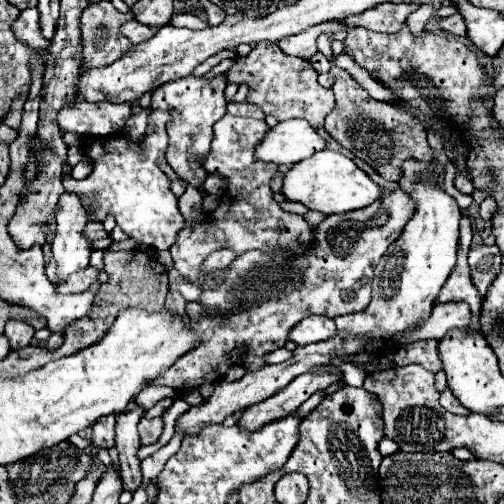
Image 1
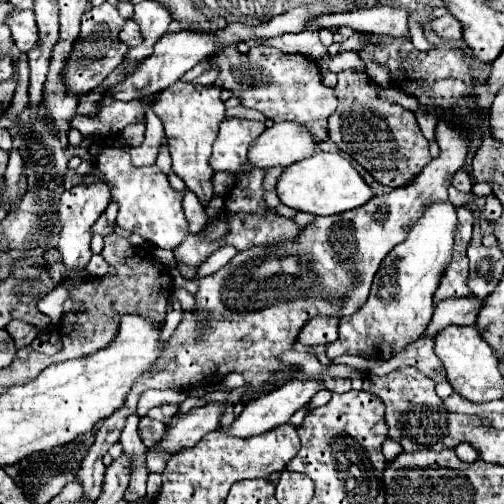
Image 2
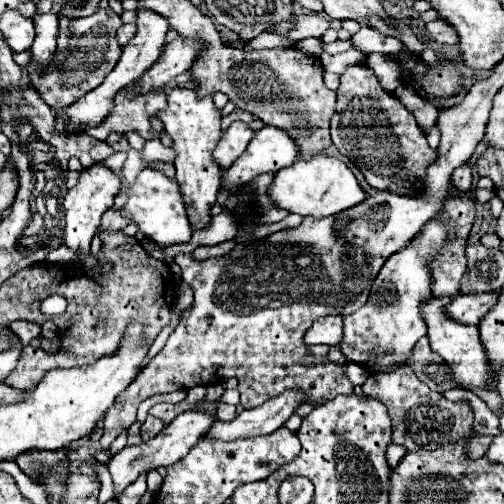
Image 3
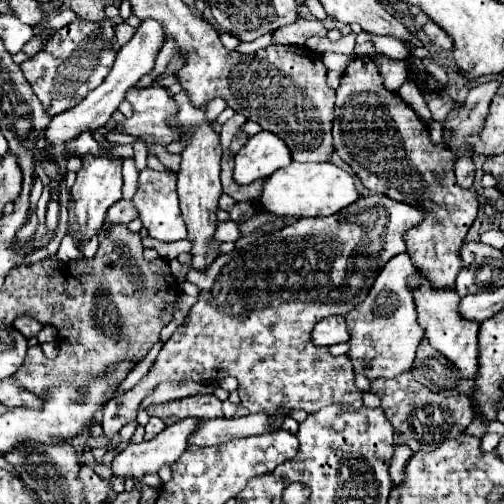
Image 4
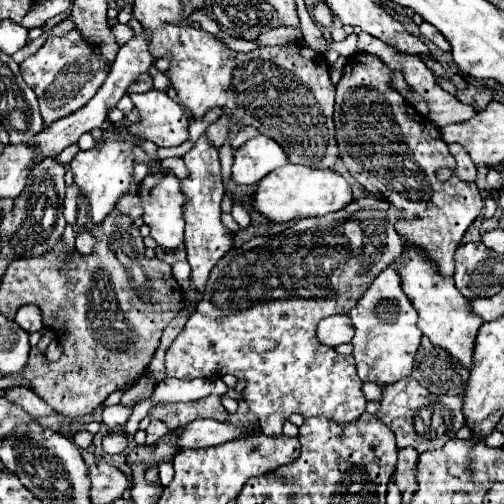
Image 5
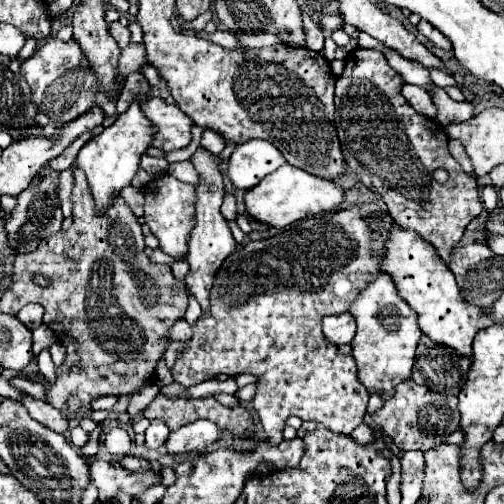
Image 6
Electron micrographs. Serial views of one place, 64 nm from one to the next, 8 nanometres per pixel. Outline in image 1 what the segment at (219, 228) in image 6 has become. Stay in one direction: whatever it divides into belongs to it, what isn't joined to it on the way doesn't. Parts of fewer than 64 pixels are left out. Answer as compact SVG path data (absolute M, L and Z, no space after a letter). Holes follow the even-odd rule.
M220 74L212 80L206 80L204 76L202 78L184 76L176 82L162 84L160 88L156 88L152 92L152 108L166 110L172 116L172 120L168 122L168 138L170 138L168 152L166 152L168 164L174 168L174 172L184 182L198 188L202 194L206 194L202 184L204 184L208 172L204 172L204 168L200 168L200 154L206 156L210 152L210 142L214 136L212 126L216 120L220 120L226 114L224 88L226 88L226 78L224 78L224 74Z

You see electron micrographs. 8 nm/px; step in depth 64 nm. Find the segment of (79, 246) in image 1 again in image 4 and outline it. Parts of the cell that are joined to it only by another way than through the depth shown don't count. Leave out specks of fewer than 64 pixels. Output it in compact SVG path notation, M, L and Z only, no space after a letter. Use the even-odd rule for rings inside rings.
M102 148L100 156L94 156L94 154L80 156L82 168L76 172L76 182L70 190L72 200L74 200L72 210L74 210L74 214L78 218L78 226L80 226L78 234L74 234L74 230L70 230L74 242L86 240L86 238L98 234L100 226L106 220L108 208L122 198L122 160L118 156L108 154L108 150L110 148Z

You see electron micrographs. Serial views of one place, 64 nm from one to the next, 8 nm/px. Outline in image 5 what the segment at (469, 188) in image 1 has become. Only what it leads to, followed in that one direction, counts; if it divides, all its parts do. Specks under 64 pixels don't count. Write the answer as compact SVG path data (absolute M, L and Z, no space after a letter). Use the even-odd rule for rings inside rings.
M450 144L450 154L454 156L454 160L458 164L456 166L456 176L464 182L474 182L476 180L476 166L470 160L468 152L460 144Z

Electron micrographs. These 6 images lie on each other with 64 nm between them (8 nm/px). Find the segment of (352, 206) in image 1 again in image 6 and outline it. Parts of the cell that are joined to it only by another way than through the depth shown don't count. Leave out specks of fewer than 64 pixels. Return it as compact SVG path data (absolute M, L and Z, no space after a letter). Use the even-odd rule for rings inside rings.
M284 164L276 172L268 174L258 186L248 190L244 194L244 204L250 218L274 228L284 228L306 216L316 216L328 212L330 208L336 208L342 202L342 198L344 198L344 190L338 182L328 182L300 168Z

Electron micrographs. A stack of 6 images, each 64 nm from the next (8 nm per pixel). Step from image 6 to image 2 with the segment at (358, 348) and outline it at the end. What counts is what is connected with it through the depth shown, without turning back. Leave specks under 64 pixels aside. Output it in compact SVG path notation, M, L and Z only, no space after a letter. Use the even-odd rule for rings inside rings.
M434 202L424 216L412 226L408 238L398 244L380 264L368 302L352 316L340 318L340 338L328 346L328 358L354 354L374 360L390 360L410 342L418 340L432 320L432 296L440 276L452 258L456 212L450 202Z

